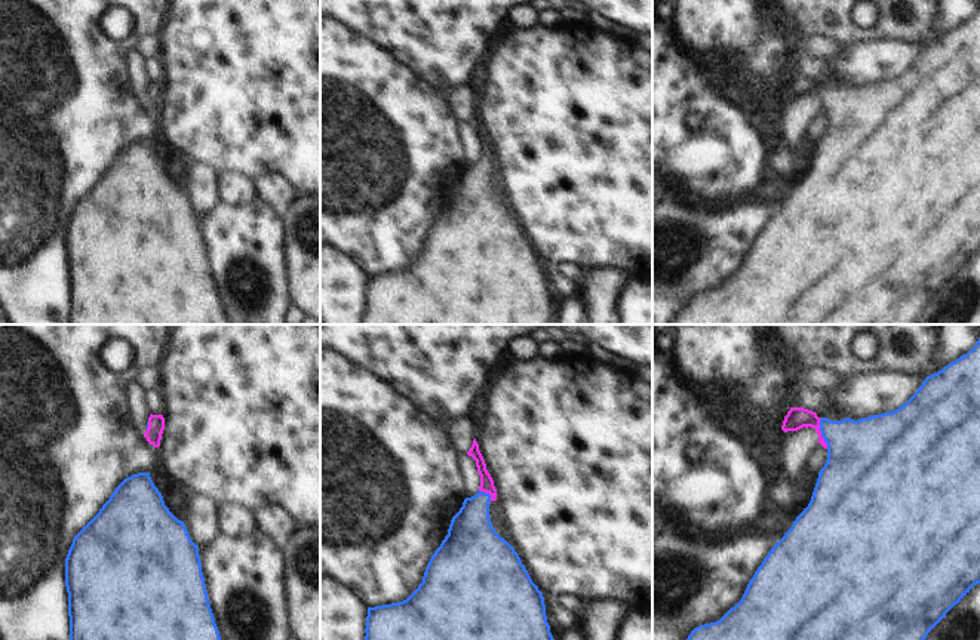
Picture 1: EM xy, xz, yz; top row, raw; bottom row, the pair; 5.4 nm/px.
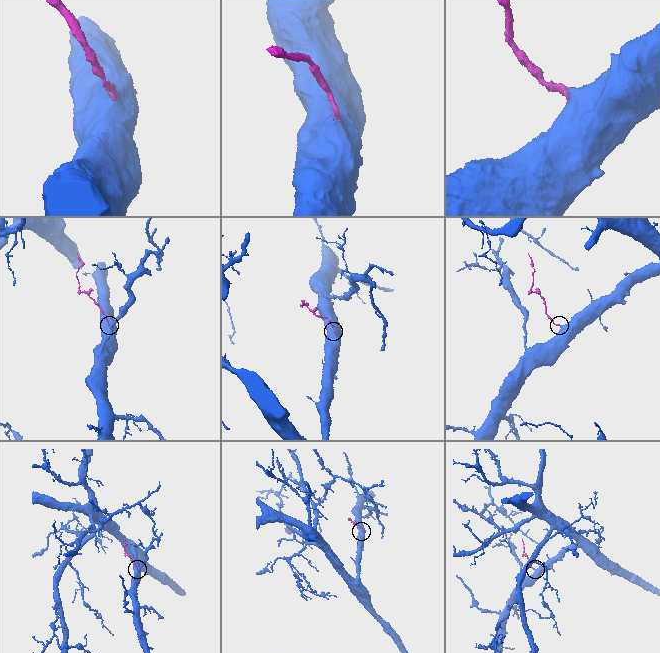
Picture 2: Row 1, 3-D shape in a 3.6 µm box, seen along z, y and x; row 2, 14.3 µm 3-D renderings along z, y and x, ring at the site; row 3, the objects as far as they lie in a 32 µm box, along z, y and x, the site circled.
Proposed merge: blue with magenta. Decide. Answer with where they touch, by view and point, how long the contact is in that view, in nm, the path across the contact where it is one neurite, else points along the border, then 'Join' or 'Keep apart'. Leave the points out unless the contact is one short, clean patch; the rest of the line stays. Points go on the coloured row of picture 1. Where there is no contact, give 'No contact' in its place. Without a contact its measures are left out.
Touches blue at yz (822, 433). Shared border 170 nm. Path across: yz (862, 455), (848, 442), (822, 433), (810, 418), (796, 418). Join.

